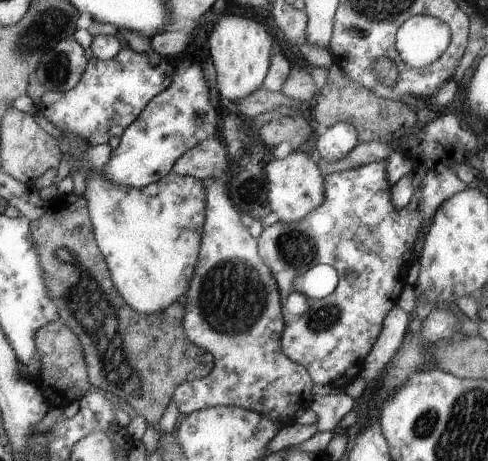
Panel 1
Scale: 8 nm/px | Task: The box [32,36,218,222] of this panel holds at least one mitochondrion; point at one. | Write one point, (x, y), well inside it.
(57, 68)

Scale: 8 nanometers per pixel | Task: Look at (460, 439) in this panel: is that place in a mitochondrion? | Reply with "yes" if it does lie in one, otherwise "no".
yes

